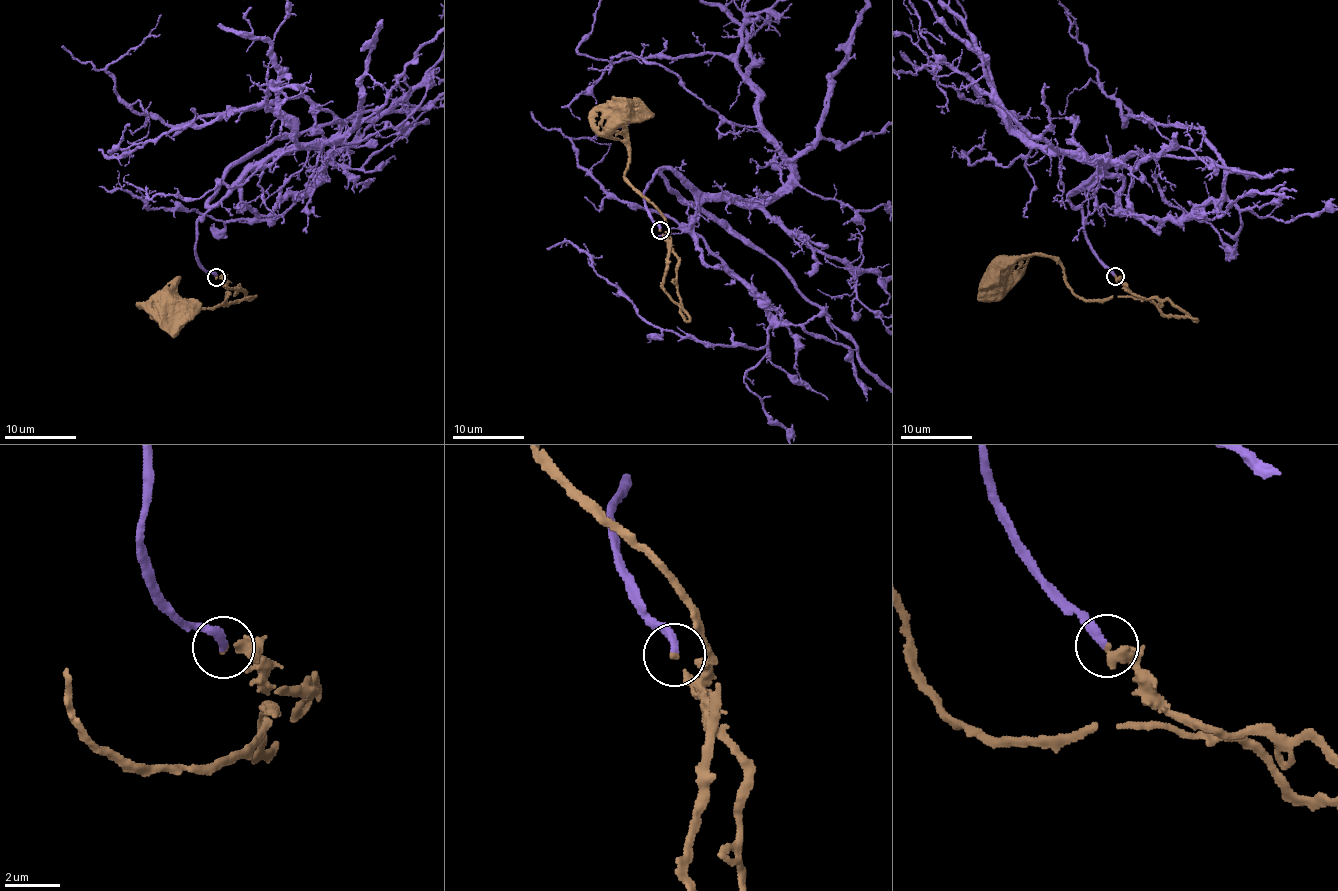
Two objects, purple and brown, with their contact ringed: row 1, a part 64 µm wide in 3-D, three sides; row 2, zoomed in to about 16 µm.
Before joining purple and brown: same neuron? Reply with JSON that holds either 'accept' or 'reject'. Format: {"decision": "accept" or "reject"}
{"decision": "accept"}

